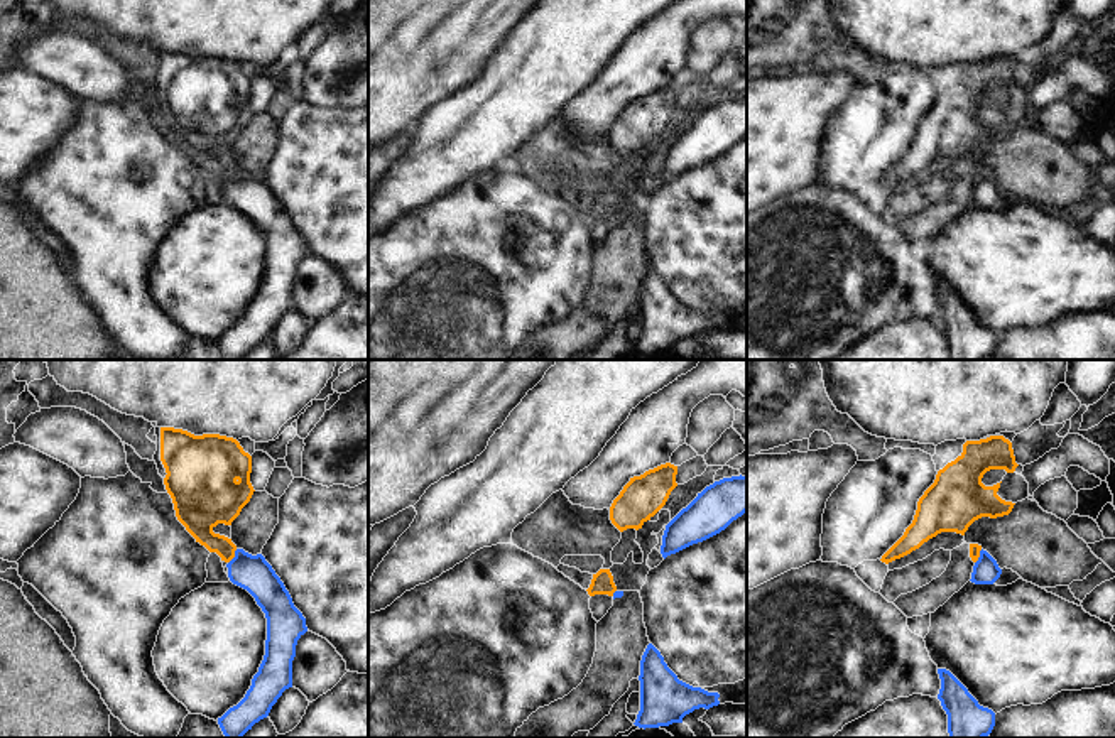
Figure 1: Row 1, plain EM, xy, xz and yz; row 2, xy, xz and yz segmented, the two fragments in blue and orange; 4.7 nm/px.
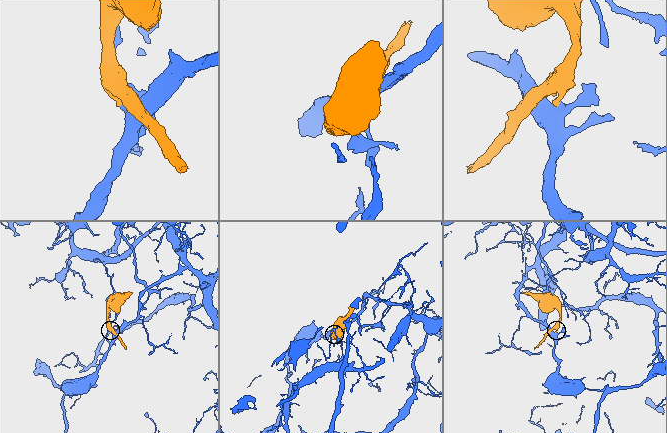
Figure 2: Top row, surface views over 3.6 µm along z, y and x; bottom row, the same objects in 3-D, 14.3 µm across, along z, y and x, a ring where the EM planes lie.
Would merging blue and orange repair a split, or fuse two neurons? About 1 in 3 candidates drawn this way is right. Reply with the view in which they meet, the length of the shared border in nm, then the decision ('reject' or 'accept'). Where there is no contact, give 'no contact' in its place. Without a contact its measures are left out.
xy | 80 nm | reject

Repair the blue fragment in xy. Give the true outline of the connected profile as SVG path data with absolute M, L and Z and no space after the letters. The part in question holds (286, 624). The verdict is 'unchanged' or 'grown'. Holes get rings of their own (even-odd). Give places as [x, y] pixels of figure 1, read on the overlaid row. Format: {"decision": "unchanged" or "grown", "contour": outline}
{"decision": "unchanged", "contour": "M243 549L226 564L233 584L247 589L267 618L265 655L245 697L230 708L218 724L226 738L242 738L267 718L282 692L292 687L292 660L297 640L307 632L306 618L262 554Z"}

